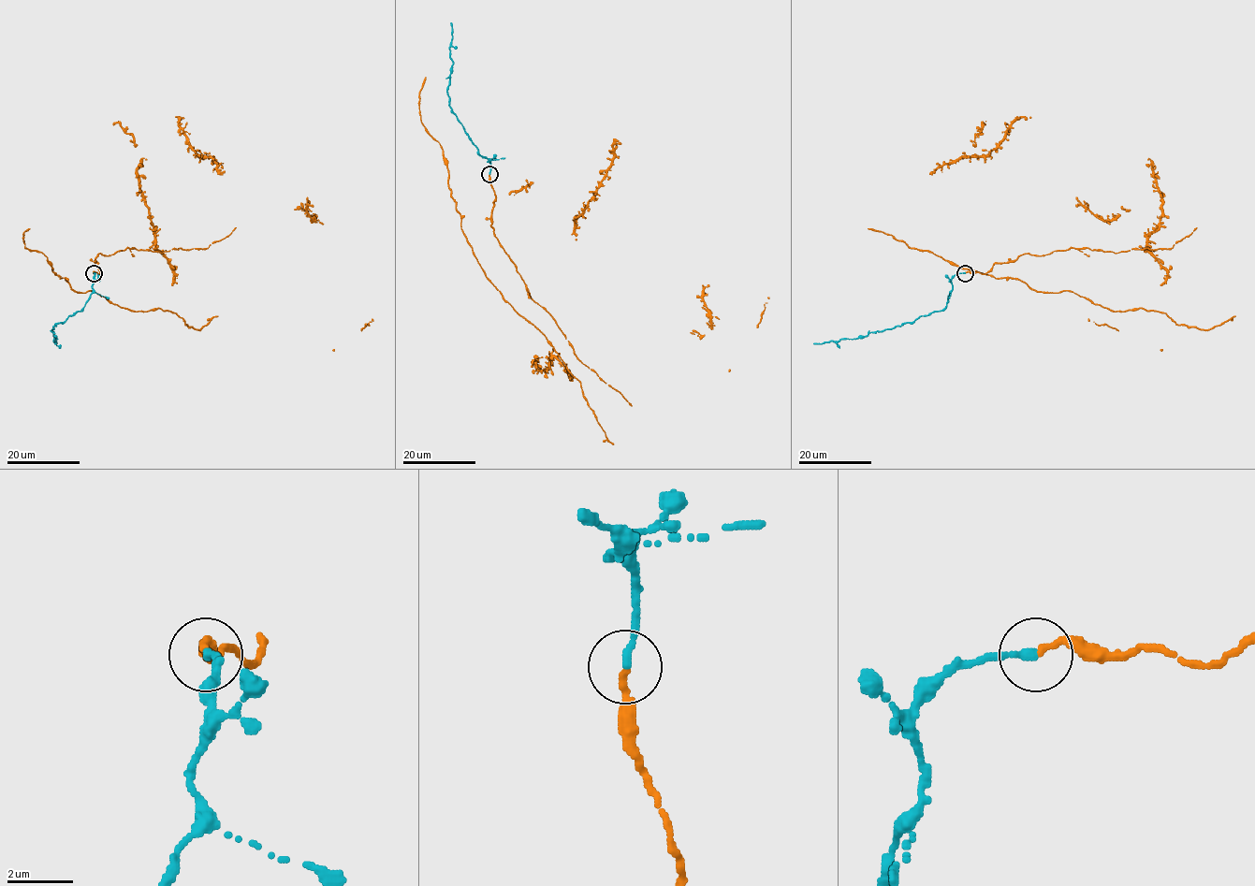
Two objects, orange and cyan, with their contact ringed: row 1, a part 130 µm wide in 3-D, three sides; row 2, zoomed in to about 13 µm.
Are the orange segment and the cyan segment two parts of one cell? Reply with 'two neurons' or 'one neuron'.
one neuron

